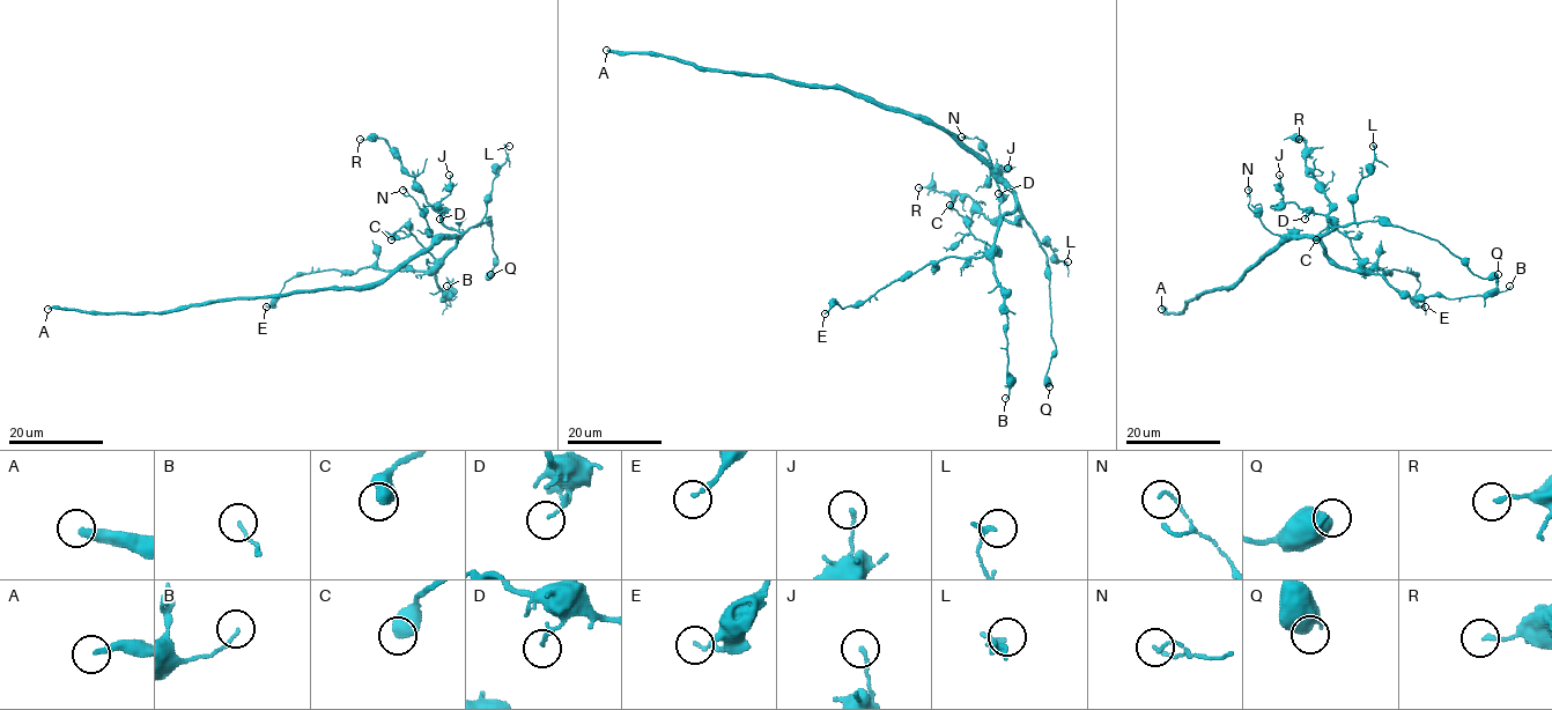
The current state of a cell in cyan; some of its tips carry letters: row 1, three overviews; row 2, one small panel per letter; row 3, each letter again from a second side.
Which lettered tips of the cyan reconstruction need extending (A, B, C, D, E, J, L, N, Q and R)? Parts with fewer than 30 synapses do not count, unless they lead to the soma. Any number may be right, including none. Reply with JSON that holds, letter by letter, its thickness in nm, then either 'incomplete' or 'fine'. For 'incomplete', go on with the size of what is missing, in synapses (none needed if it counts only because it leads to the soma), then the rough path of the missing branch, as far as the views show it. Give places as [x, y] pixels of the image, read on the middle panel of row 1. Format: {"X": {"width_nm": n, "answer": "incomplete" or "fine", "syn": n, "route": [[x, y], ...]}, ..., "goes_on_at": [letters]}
{"A": {"width_nm": 280, "answer": "incomplete", "syn": 350}, "B": {"width_nm": 110, "answer": "fine"}, "C": {"width_nm": 550, "answer": "fine"}, "D": {"width_nm": 140, "answer": "fine"}, "E": {"width_nm": 160, "answer": "fine"}, "J": {"width_nm": 150, "answer": "fine"}, "L": {"width_nm": 220, "answer": "fine"}, "N": {"width_nm": 90, "answer": "fine"}, "Q": {"width_nm": 650, "answer": "fine"}, "R": {"width_nm": 150, "answer": "fine"}, "goes_on_at": ["A"]}

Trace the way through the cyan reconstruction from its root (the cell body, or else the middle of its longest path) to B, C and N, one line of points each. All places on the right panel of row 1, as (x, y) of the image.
B: (1248, 272), (1286, 241), (1308, 237), (1339, 266), (1380, 274), (1413, 297), (1460, 298), (1502, 291), (1509, 286)
C: (1248, 272), (1302, 237), (1339, 266), (1358, 268), (1344, 235), (1327, 227), (1316, 239)
N: (1248, 272), (1280, 242), (1280, 237), (1271, 234), (1249, 207), (1248, 190)

